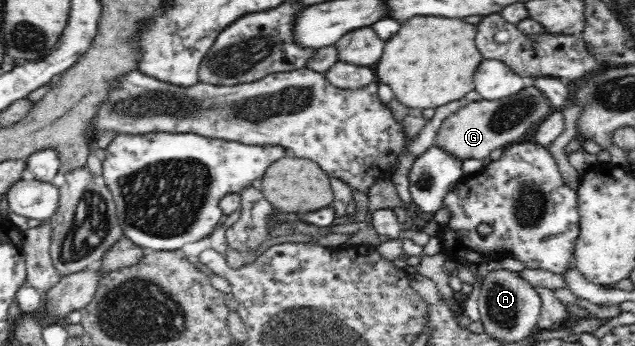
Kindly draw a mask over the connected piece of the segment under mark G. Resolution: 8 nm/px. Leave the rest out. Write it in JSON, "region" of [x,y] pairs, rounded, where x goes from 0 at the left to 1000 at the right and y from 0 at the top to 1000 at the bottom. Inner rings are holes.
{"region":[[[831,246],[817,275],[786,292],[742,295],[720,327],[707,332],[687,382],[683,422],[724,465],[765,460],[778,431],[819,410],[825,384],[835,384],[871,324],[866,292],[843,251]]]}

